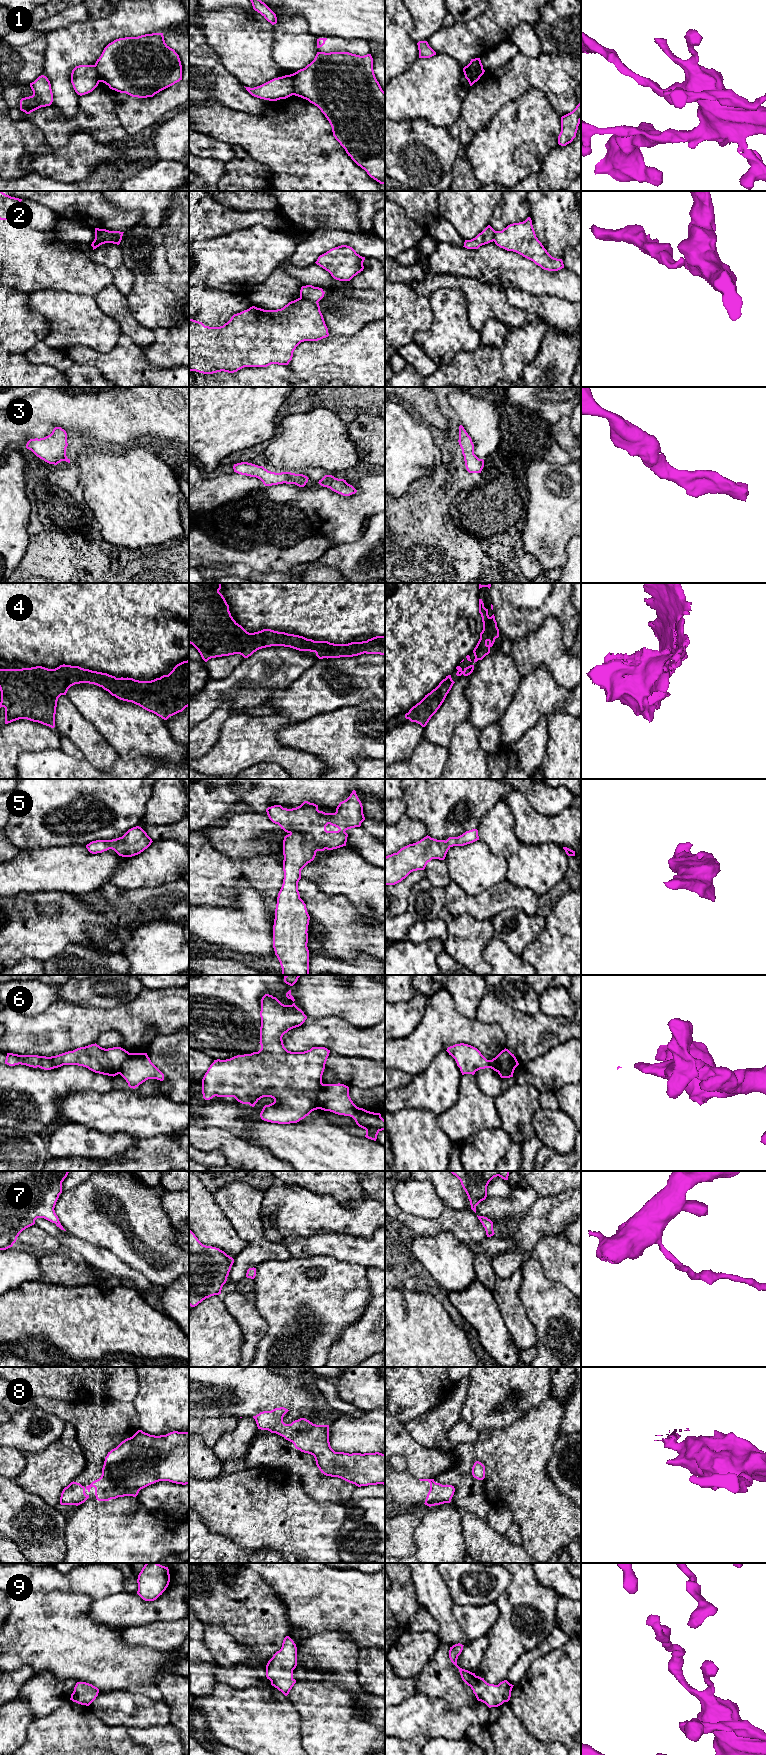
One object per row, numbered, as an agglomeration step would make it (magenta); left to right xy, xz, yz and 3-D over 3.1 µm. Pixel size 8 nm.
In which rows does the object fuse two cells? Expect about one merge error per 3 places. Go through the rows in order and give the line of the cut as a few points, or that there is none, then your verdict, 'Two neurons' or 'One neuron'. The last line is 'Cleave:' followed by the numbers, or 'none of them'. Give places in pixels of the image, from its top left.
1: Split along xz (290, 74), (293, 80), (294, 94). Two neurons
2: Split along xz (300, 297), (317, 302). Two neurons
3: No split. One neuron
4: No split. One neuron
5: No split. One neuron
6: Split along xz (323, 1084), (318, 1097), (318, 1108). Two neurons
7: No split. One neuron
8: No split. One neuron
9: No split. One neuron
Cleave: 1, 2, 6

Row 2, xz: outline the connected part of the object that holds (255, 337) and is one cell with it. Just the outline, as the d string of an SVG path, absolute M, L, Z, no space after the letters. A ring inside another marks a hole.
M298 298L281 309L264 310L255 306L234 314L220 327L205 326L189 318L189 371L203 374L234 373L244 367L288 365L296 347L304 341L329 336L318 302Z

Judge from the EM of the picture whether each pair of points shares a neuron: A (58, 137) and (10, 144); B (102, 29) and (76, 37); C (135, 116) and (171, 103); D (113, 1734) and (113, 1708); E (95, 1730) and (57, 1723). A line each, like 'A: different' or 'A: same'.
A: different
B: same
C: same
D: different
E: same

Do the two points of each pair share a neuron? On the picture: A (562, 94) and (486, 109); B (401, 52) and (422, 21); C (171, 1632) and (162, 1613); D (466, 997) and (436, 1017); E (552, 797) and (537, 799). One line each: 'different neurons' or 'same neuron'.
A: same neuron
B: different neurons
C: different neurons
D: different neurons
E: same neuron

